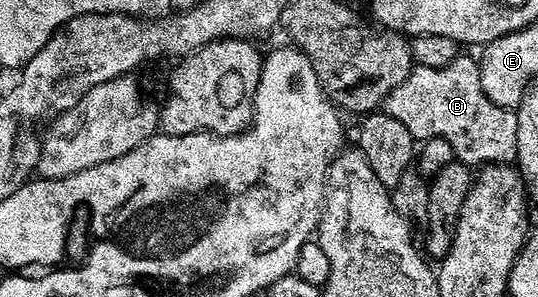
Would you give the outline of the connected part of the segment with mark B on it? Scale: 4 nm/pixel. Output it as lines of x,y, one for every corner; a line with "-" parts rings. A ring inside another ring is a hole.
460,54
456,57
456,60
452,64
446,65
444,68
423,68
413,67
412,73
400,83
399,86
393,90
388,99
384,102
383,111
389,112
394,118
398,118
398,122
402,122
402,126
406,126
406,130
410,130
412,139
417,142
423,142
425,140
433,140
434,138
442,138
450,142
455,159
467,166
485,166
485,165
507,165
509,162
515,161
518,156
518,118
515,111
511,108
503,108
498,106
494,102
490,102
490,98
486,98
486,94
482,90
482,78
480,77
480,65
475,59
472,60
465,54

